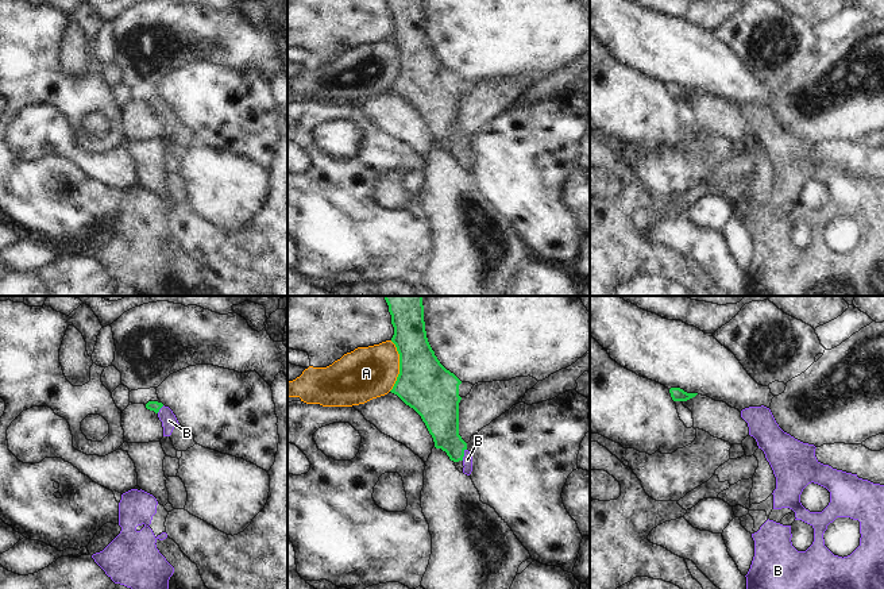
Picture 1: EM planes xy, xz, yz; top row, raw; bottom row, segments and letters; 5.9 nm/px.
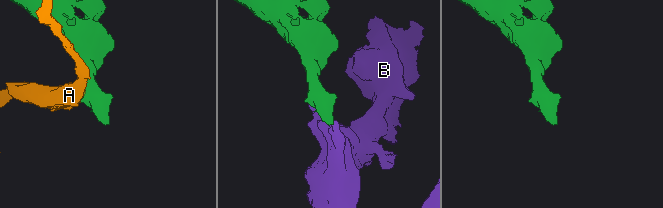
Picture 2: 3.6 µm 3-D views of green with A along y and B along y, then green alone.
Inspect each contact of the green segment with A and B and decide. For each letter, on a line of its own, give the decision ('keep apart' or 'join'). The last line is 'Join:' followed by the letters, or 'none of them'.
A: keep apart
B: join
Join: B

